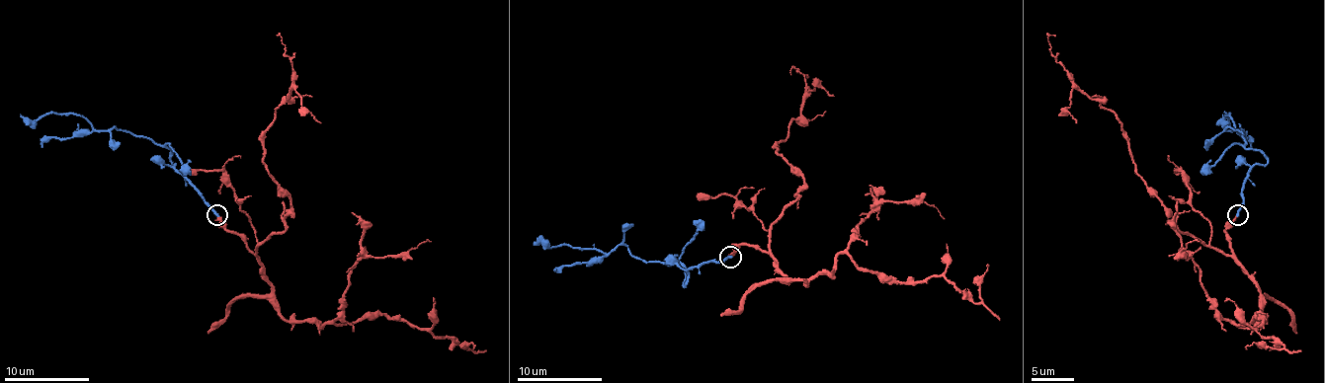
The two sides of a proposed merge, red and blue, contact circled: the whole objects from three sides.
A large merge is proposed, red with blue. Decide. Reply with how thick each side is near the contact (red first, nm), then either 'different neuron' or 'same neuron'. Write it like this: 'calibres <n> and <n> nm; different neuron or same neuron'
calibres 240 and 240 nm; same neuron

